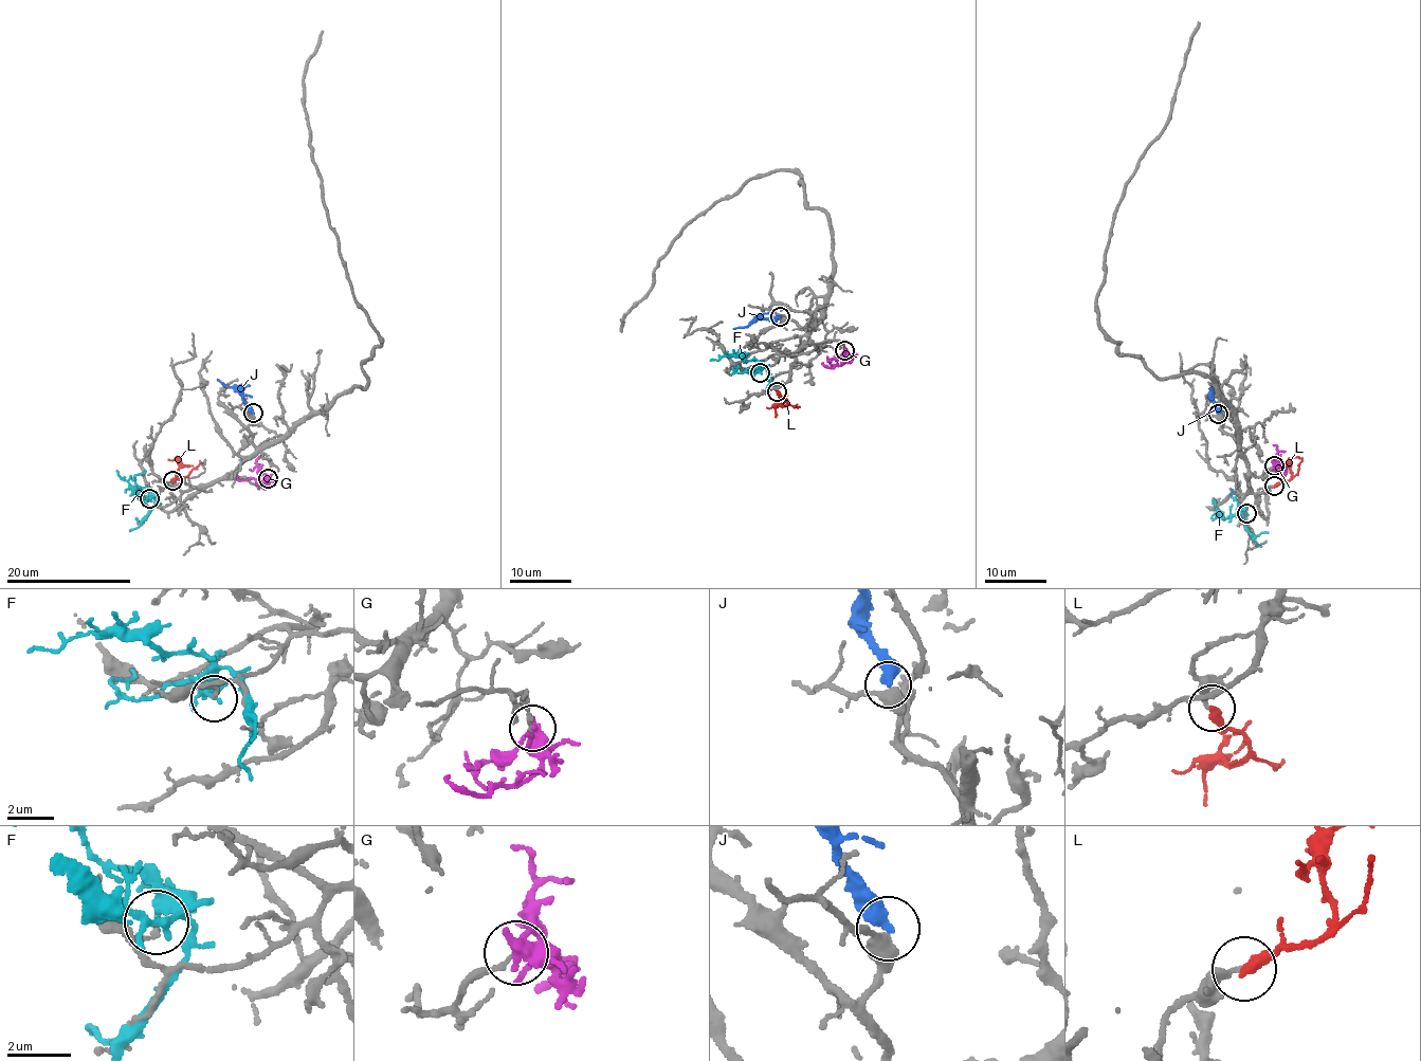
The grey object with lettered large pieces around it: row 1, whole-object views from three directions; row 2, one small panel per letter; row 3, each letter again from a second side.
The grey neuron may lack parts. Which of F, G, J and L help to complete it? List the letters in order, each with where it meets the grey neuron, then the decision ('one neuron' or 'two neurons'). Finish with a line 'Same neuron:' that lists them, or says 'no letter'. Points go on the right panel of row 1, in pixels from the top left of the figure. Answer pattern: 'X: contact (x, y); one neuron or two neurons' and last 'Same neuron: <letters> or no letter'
F: contact (1246, 513); two neurons
G: contact (1274, 465); two neurons
J: contact (1218, 414); two neurons
L: contact (1274, 486); one neuron
Same neuron: L

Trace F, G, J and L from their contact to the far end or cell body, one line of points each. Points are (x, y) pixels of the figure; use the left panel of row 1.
F: (149, 497), (152, 495), (151, 498), (137, 496), (116, 470)
G: (268, 478), (263, 481), (243, 480), (238, 479), (238, 475)
J: (252, 413), (240, 394), (217, 380)
L: (171, 480), (183, 477), (202, 463)

